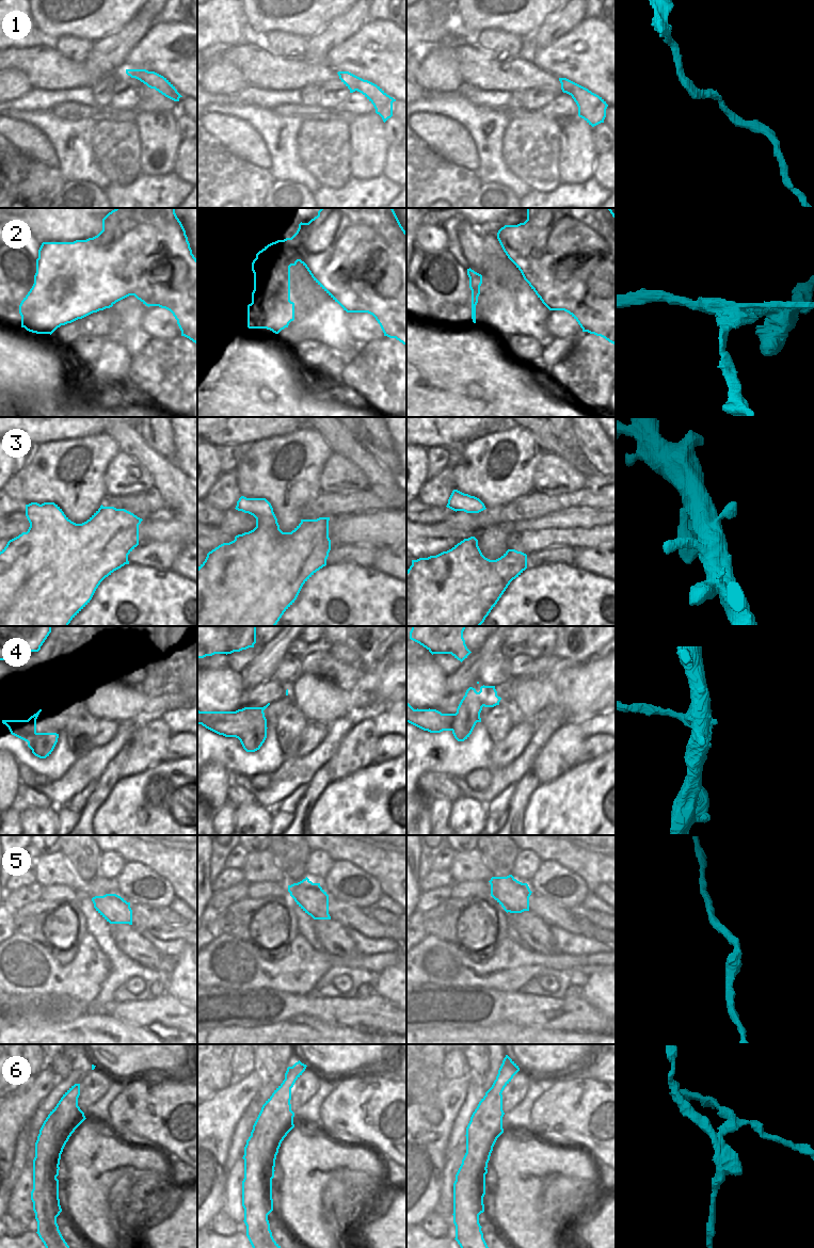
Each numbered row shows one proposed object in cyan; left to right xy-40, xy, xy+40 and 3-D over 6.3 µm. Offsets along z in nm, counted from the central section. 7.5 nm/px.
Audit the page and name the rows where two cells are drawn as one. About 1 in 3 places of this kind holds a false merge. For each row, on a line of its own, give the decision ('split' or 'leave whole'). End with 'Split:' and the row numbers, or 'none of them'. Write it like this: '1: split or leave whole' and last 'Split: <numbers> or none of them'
1: leave whole
2: split
3: leave whole
4: split
5: leave whole
6: split
Split: 2, 4, 6

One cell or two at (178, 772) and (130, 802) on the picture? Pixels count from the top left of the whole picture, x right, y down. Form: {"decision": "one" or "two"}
{"decision": "one"}

